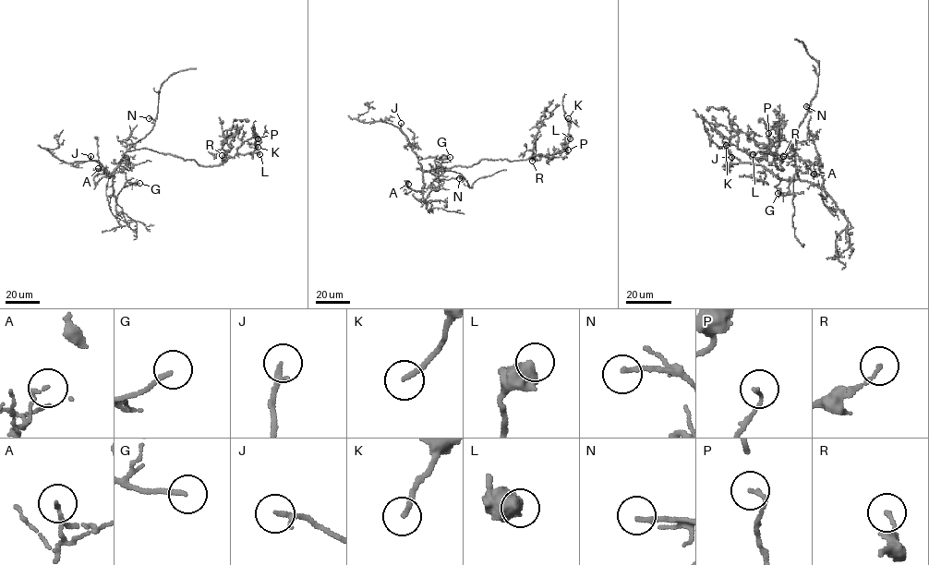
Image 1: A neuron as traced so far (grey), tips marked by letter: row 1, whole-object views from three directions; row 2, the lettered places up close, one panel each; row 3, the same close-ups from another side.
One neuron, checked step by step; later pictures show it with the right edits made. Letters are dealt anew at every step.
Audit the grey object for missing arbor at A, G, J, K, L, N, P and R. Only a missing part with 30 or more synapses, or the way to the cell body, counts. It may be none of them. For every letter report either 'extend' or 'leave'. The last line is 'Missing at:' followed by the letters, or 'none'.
A: leave
G: leave
J: leave
K: leave
L: leave
N: leave
P: leave
R: leave
Missing at: none

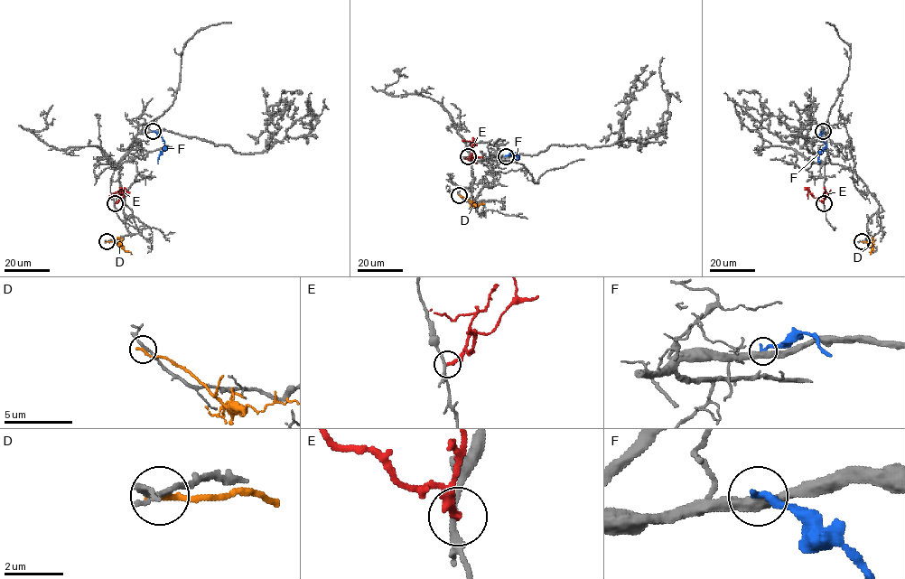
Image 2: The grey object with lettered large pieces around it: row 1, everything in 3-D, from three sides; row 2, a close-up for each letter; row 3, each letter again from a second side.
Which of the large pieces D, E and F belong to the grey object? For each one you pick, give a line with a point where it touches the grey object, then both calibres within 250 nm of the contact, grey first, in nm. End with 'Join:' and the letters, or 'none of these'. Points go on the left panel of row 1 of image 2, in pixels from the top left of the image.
Join: none of these

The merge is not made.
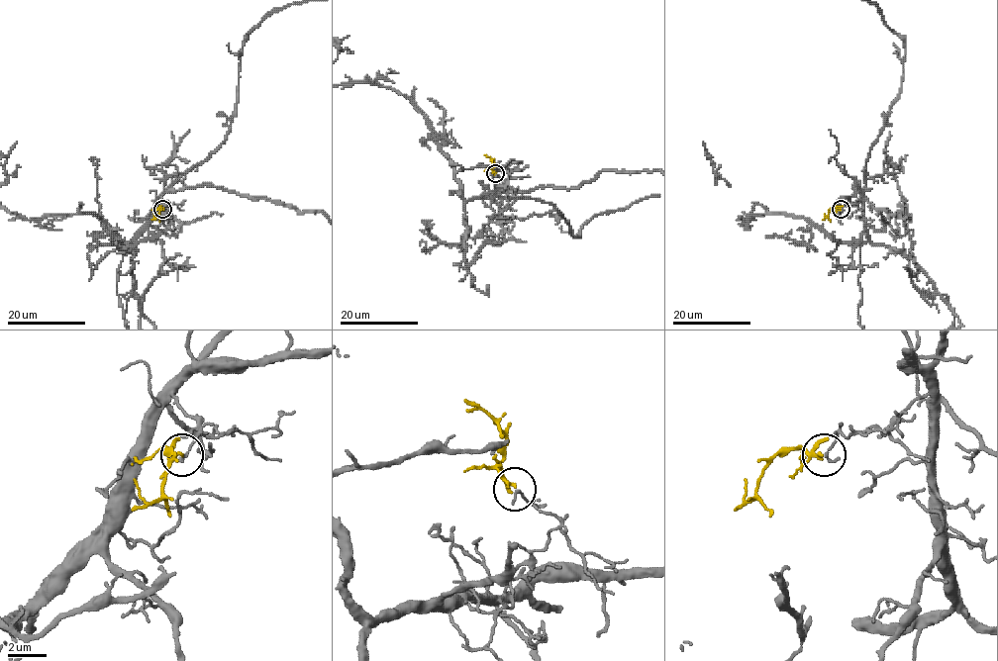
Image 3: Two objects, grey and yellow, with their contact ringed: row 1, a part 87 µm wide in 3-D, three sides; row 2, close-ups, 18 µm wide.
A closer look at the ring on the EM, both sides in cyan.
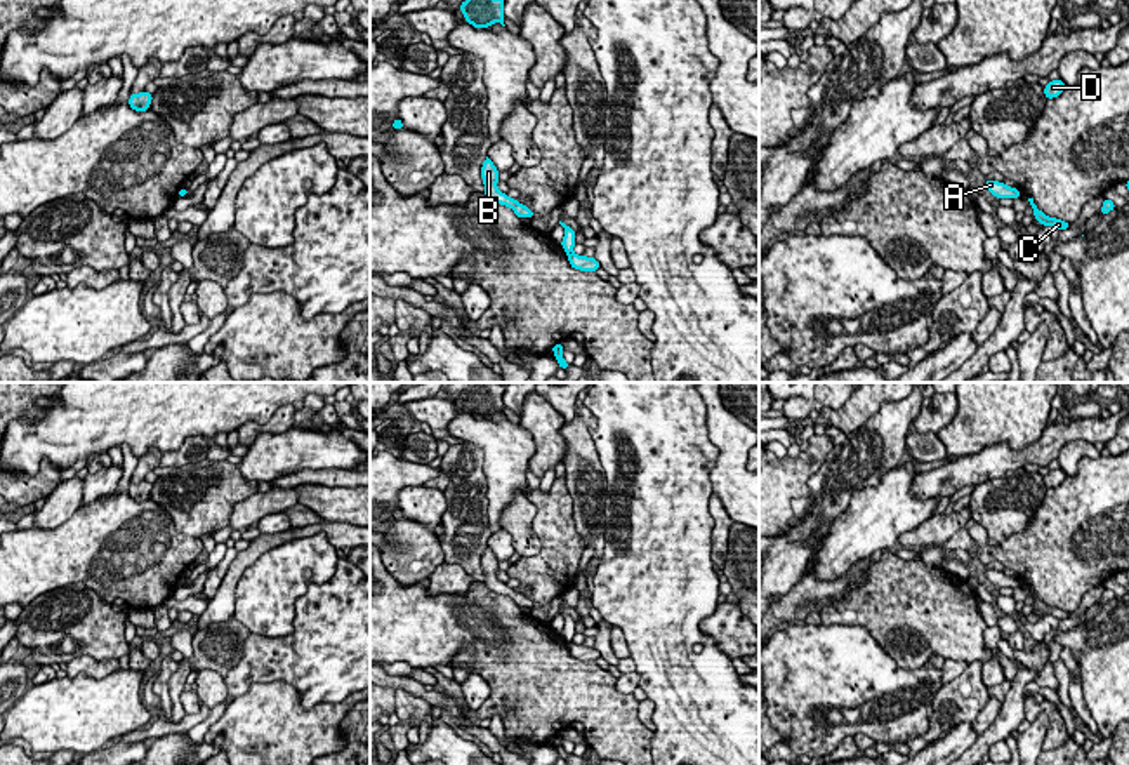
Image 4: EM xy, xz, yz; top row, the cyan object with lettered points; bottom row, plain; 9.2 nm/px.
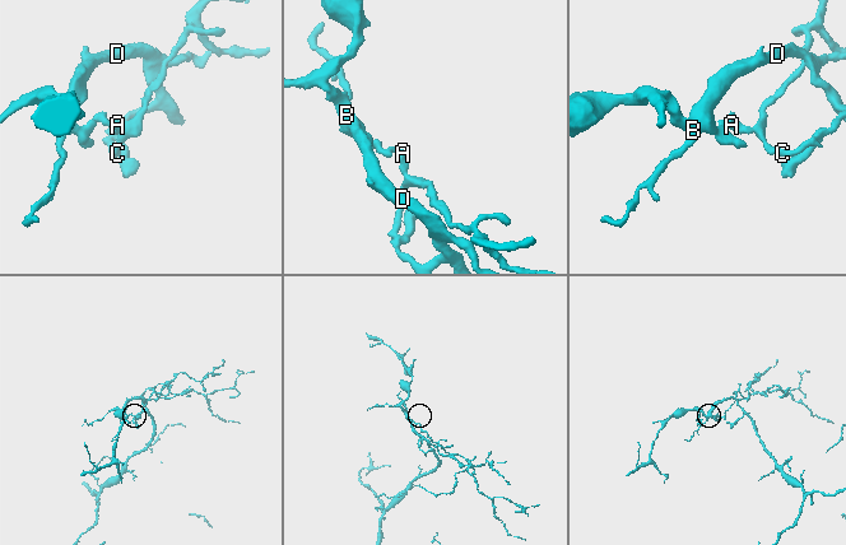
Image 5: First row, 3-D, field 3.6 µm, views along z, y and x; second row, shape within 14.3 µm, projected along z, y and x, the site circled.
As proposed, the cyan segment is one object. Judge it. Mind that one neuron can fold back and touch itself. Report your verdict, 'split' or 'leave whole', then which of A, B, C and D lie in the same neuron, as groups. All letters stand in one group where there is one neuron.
split | A B D / C

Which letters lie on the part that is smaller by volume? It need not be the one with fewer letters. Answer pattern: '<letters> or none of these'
C

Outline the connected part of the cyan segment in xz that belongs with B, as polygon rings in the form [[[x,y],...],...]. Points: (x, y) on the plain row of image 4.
[[[486,546],[486,549],[483,551],[483,556],[481,556],[481,567],[483,567],[483,572],[485,572],[485,586],[488,589],[511,596],[519,609],[521,607],[533,609],[535,603],[526,595],[516,591],[514,588],[509,588],[505,582],[502,582],[497,577],[498,560],[488,546]]]

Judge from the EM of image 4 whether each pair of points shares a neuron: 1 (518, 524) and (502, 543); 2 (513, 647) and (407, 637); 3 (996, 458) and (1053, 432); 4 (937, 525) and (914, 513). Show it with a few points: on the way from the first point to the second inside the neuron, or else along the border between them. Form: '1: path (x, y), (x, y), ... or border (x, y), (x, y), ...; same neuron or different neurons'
1: border (502, 529), (509, 534), (514, 550); different neurons
2: path (487, 633), (433, 633); same neuron
3: path (1011, 458), (1034, 454), (1041, 447); same neuron
4: border (933, 515), (905, 531), (897, 545); different neurons

